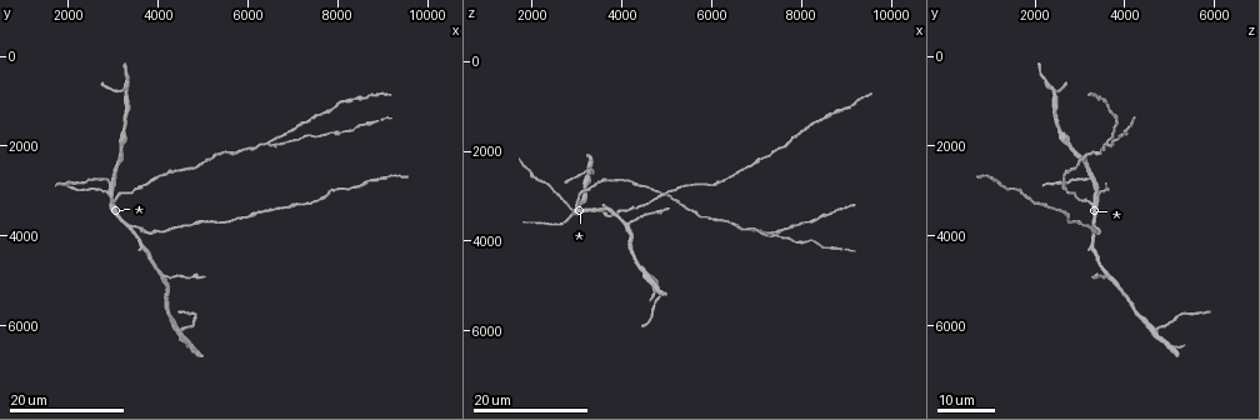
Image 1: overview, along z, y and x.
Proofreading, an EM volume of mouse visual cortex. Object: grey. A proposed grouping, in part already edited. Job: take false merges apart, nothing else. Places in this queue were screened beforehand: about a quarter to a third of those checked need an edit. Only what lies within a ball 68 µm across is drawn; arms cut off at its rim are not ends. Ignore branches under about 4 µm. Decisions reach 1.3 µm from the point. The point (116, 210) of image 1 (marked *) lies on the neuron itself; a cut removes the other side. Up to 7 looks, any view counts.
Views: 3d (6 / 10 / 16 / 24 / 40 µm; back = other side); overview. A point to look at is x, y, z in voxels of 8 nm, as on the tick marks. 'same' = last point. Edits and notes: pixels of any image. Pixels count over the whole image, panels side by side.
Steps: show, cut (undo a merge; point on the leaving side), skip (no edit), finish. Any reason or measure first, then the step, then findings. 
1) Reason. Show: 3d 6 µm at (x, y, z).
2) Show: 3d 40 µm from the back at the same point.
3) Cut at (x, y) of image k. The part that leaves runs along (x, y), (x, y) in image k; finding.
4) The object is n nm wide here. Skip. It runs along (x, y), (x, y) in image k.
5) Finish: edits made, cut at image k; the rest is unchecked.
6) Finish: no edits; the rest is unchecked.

Three arms meet. Show: 3d 24 µm at (4450, 6150, 4700).

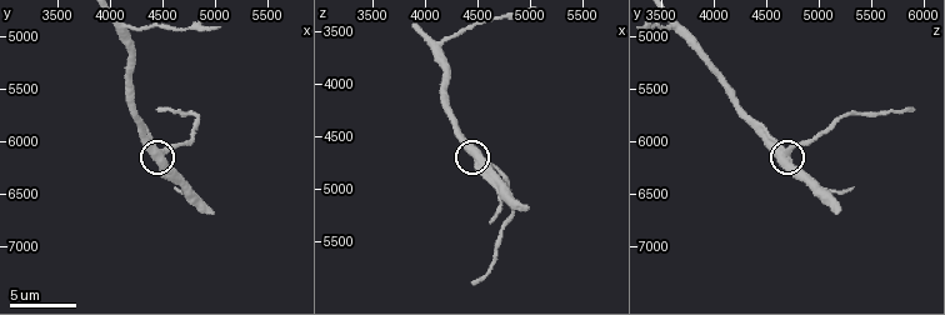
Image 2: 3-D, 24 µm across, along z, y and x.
Show: 3d 10 µm at (4500, 6120, 4680).

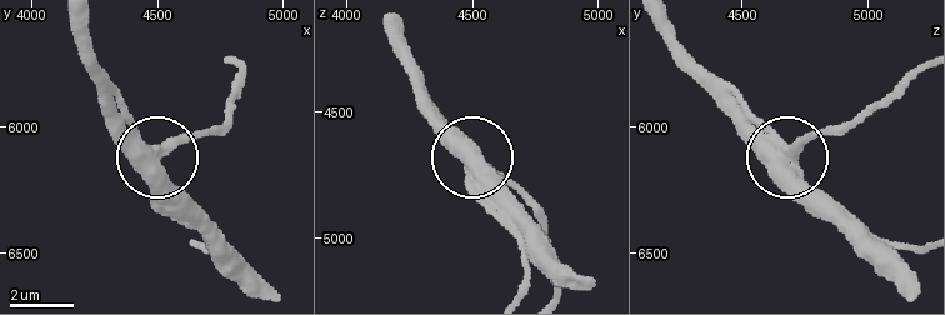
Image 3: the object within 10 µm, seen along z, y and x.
3 arms meet here. Skip. It runs along (654, 24), (834, 206) in image 3; continuous, no second neuron.

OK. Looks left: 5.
Thin arm on a thick one. Show: 3d 10 µm at (4140, 4920, 3620).

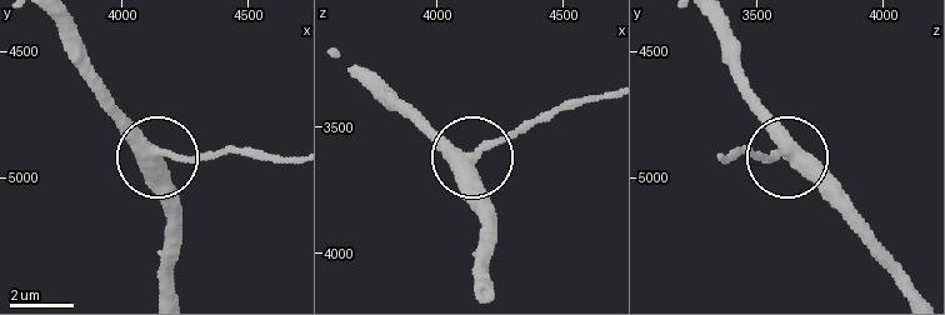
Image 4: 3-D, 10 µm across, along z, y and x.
The side arm is 8 µm long. Skip. It runs along (361, 81), (474, 156), (536, 121) in image 4; one neuron here.

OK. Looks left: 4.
Branch point. Show: 3d 24 µm at (2850, 3050, 3400).

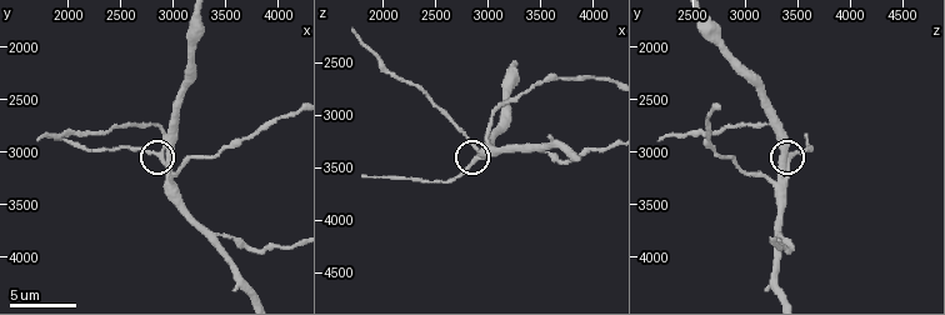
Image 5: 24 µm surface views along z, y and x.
Show: 3d 10 µm at (2860, 3020, 3400).

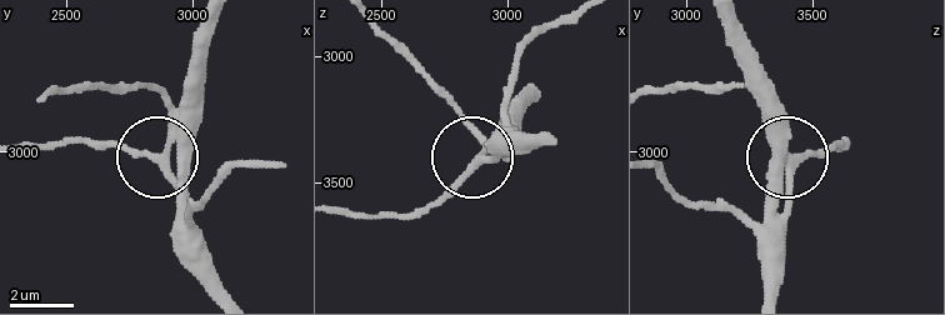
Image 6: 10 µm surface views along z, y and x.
Show: 3d 6 µm at (2880, 3020, 3410).

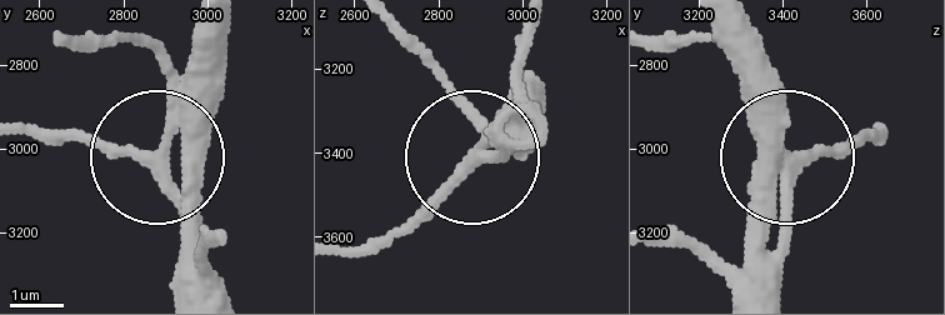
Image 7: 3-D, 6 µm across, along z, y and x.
The object is 280 nm wide here. Skip. It runs along (224, 283), (201, 215), (165, 175), (63, 134) in image 7; all the same neuron.

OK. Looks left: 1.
Finish: no edits; the rest is unchecked.

